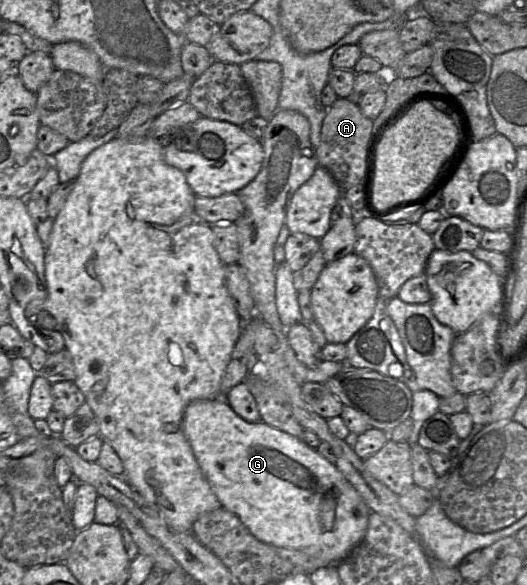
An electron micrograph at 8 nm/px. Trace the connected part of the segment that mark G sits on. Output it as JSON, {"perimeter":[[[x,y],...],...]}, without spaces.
{"perimeter":[[[220,397],[190,402],[182,427],[221,507],[237,515],[258,540],[296,550],[321,547],[332,553],[335,564],[363,540],[370,508],[336,465],[304,441],[262,420],[244,420]]]}

